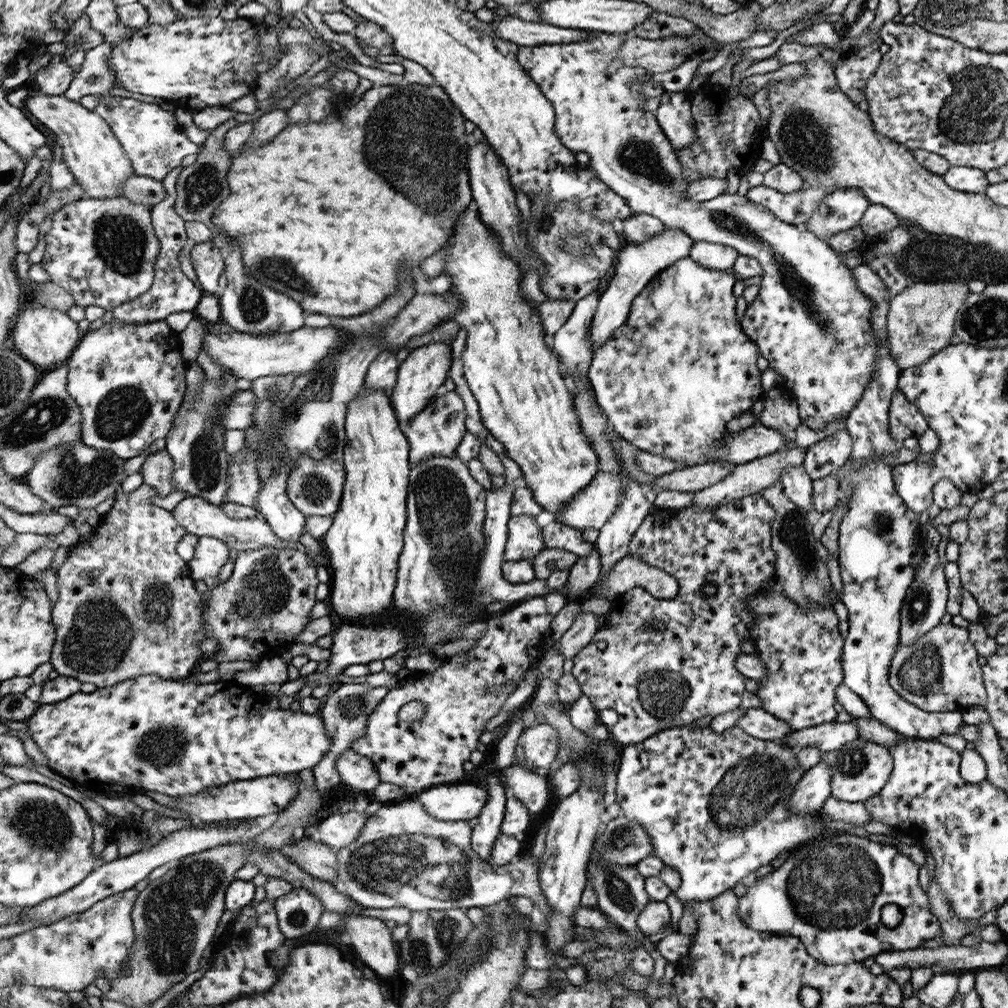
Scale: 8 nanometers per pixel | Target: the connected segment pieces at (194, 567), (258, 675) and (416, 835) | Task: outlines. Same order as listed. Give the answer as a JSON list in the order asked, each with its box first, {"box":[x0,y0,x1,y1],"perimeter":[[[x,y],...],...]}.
[{"box":[189,536,229,583],"perimeter":[[[201,536],[197,543],[197,552],[189,563],[191,577],[208,583],[216,581],[218,572],[228,563],[229,547],[211,536]]]},{"box":[233,655,288,687],"perimeter":[[[279,655],[272,658],[259,658],[258,667],[254,670],[240,670],[233,680],[242,686],[251,687],[254,685],[264,685],[266,682],[278,682],[278,684],[287,682],[288,665],[282,661]]]},{"box":[330,799,551,918],"perimeter":[[[411,799],[409,801],[401,801],[399,803],[384,804],[380,807],[373,815],[369,816],[369,820],[365,824],[365,828],[361,831],[360,836],[356,841],[346,848],[336,850],[337,853],[337,880],[336,882],[330,882],[335,884],[342,892],[346,893],[352,900],[355,900],[359,905],[364,904],[366,907],[376,908],[392,908],[392,907],[406,907],[411,911],[424,911],[424,910],[446,910],[446,909],[462,909],[466,911],[472,906],[487,907],[494,904],[498,904],[501,900],[509,898],[509,896],[526,896],[526,898],[532,899],[534,906],[541,910],[545,918],[551,917],[551,908],[548,906],[546,897],[543,895],[541,886],[539,885],[539,860],[540,858],[533,858],[529,855],[526,859],[515,859],[513,864],[501,868],[499,871],[494,871],[491,866],[488,866],[486,860],[482,860],[476,852],[473,851],[472,847],[472,834],[473,834],[473,822],[470,820],[461,820],[454,822],[446,822],[442,819],[434,818],[434,815],[430,815],[422,803],[418,800]]]}]

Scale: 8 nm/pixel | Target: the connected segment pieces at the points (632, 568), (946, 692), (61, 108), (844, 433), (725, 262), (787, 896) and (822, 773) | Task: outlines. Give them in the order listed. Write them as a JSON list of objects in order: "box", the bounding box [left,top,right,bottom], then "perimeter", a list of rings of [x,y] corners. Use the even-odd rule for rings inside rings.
[{"box":[598,554,679,602],"perimeter":[[[630,554],[618,561],[614,569],[598,582],[598,586],[601,588],[600,596],[612,602],[620,593],[634,586],[642,586],[654,598],[664,601],[674,598],[679,591],[679,584],[673,576]]]},{"box":[889,623,987,713],"perimeter":[[[940,623],[914,644],[898,646],[890,665],[889,682],[902,698],[925,711],[964,713],[971,706],[985,709],[987,692],[976,649],[968,640],[967,628]]]},{"box":[26,93,134,198],"perimeter":[[[39,93],[26,105],[48,130],[57,136],[63,148],[62,160],[70,169],[86,198],[114,198],[123,196],[123,185],[134,175],[132,160],[125,154],[112,127],[97,112],[90,112],[63,94]]]},{"box":[803,429,852,481],"perimeter":[[[840,429],[806,448],[803,465],[812,481],[818,480],[840,468],[852,451],[852,437],[846,429]]]},{"box":[689,241,739,271],"perimeter":[[[694,241],[689,252],[689,257],[694,259],[694,262],[701,263],[703,267],[724,271],[733,268],[739,255],[731,246],[708,241]]]},{"box":[740,832,942,965],"perimeter":[[[846,832],[827,833],[821,838],[807,842],[791,850],[790,856],[780,867],[773,869],[771,873],[764,877],[757,878],[751,886],[747,887],[744,896],[740,898],[740,915],[754,930],[778,933],[779,935],[790,935],[801,939],[808,948],[809,953],[820,963],[825,963],[826,965],[846,965],[854,962],[861,963],[869,956],[876,956],[876,954],[885,953],[886,951],[923,948],[924,946],[922,944],[924,944],[926,940],[932,940],[941,936],[942,929],[940,928],[940,921],[938,921],[938,918],[930,911],[928,895],[924,892],[918,881],[919,868],[916,862],[912,861],[907,855],[904,855],[895,845],[873,842],[865,837],[850,835]],[[885,904],[896,904],[903,914],[902,922],[895,927],[887,927],[880,919],[880,911]]]},{"box":[789,762,831,815],"perimeter":[[[818,762],[816,767],[805,772],[792,791],[789,810],[799,815],[815,815],[831,794],[830,768],[828,764]]]}]

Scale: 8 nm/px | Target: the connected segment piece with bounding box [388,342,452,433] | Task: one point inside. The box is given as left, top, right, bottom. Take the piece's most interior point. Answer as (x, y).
(424, 371)

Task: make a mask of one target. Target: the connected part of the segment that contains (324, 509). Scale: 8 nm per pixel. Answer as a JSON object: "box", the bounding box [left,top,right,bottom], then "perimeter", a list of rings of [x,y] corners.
{"box":[286,454,345,519],"perimeter":[[[303,454],[287,480],[286,493],[288,499],[306,519],[310,516],[333,517],[338,512],[345,482],[345,466],[342,460],[332,458],[316,460],[307,454]]]}

